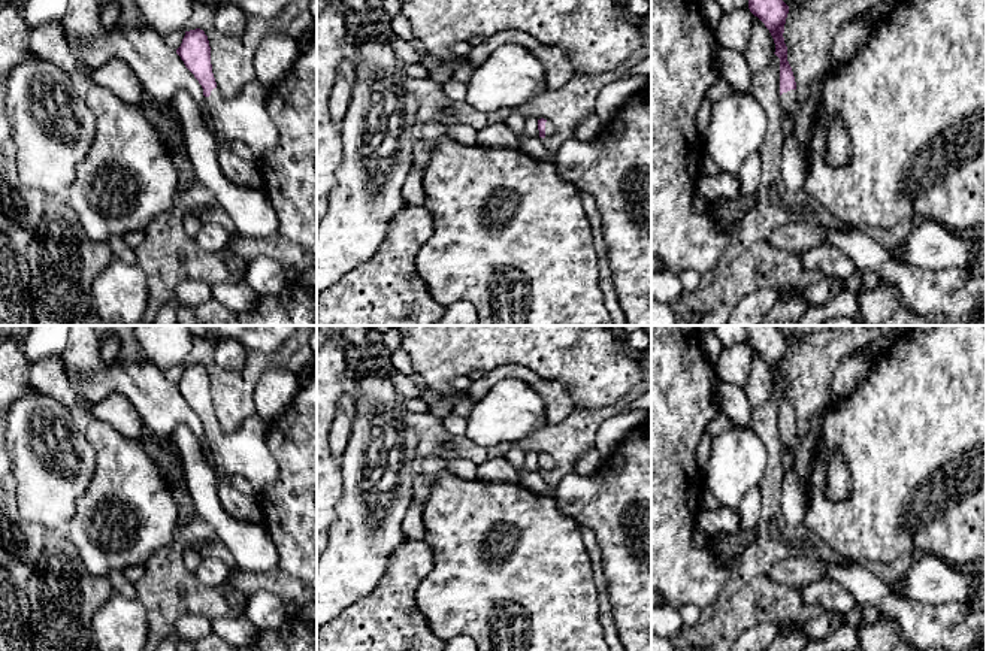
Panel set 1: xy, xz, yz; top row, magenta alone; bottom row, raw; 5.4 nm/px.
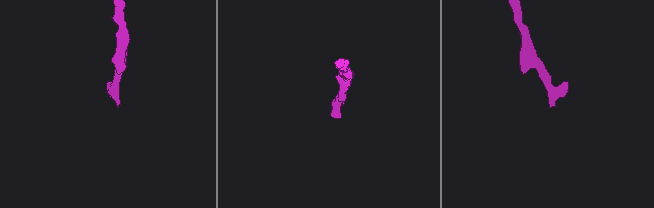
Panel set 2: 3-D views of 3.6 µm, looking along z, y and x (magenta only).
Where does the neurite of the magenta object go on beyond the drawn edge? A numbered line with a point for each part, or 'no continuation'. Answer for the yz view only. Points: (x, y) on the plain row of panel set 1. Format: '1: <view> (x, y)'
1: yz (801, 447)

